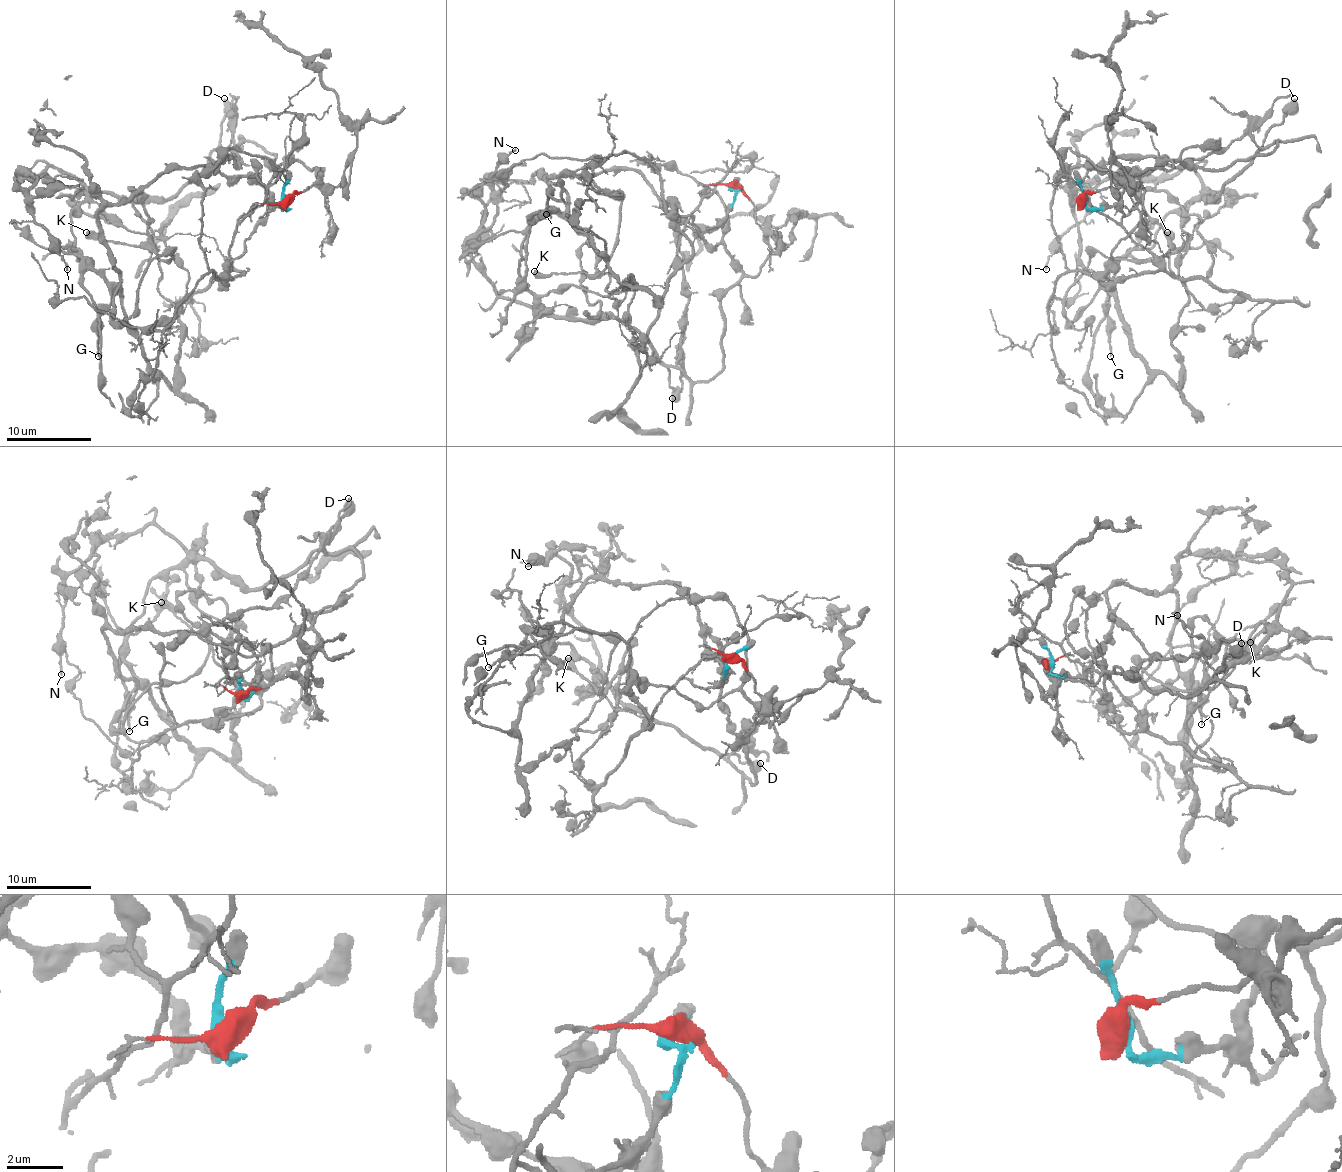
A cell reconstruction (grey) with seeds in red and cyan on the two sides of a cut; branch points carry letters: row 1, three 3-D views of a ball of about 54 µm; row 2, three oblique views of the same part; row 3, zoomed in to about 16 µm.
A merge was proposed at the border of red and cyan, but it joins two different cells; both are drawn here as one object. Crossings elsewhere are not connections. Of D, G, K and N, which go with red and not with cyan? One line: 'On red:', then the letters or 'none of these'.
On red: D, N

